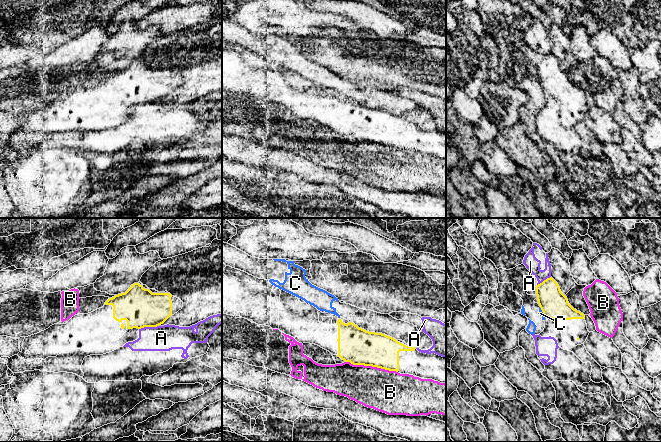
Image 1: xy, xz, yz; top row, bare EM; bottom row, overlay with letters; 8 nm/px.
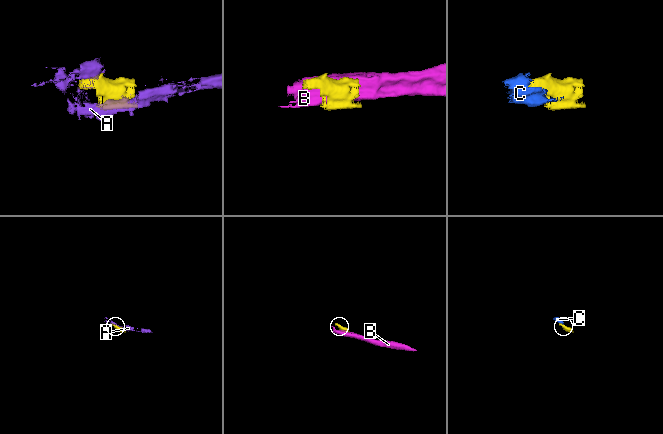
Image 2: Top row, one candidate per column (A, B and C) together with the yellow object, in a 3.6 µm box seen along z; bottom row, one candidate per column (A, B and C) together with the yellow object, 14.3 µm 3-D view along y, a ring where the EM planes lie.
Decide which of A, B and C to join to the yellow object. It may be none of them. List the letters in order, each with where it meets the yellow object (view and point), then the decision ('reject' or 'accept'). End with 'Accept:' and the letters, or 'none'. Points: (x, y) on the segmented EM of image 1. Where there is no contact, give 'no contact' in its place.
A: meets yellow in xy at (148, 326); reject
B: meets yellow in xz at (371, 365); reject
C: meets yellow in yz at (542, 311); reject
Accept: none

